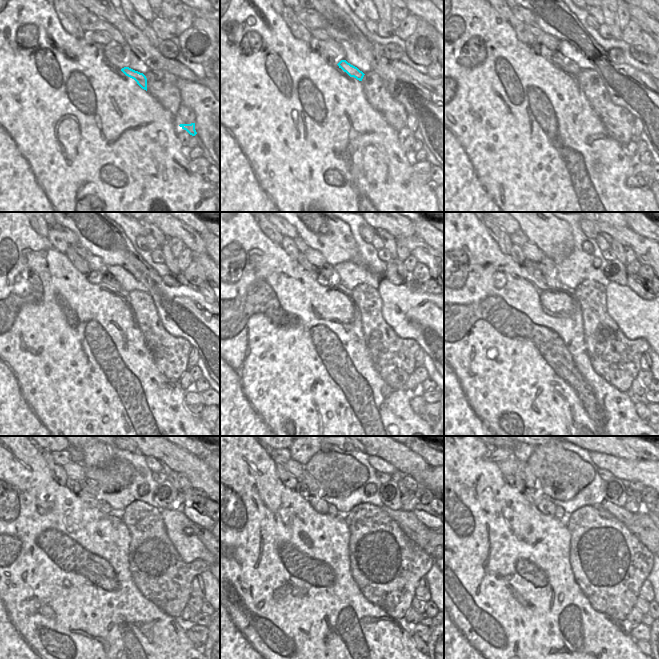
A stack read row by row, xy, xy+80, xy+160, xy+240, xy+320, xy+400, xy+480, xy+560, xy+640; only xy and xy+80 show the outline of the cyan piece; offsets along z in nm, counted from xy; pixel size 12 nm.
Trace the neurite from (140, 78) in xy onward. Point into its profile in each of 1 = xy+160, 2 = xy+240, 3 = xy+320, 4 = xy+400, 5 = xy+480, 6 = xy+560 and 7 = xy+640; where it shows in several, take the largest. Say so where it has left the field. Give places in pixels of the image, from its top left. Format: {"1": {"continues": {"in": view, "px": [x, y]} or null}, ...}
{"1": {"continues": {"in": "xy+160", "px": [558, 58]}}, "2": {"continues": {"in": "xy+240", "px": [108, 280]}}, "3": {"continues": {"in": "xy+320", "px": [326, 270]}}, "4": {"continues": {"in": "xy+400", "px": [547, 266]}}, "5": {"continues": {"in": "xy+480", "px": [90, 486]}}, "6": {"continues": {"in": "xy+560", "px": [311, 484]}}, "7": {"continues": {"in": "xy+640", "px": [524, 472]}}}

